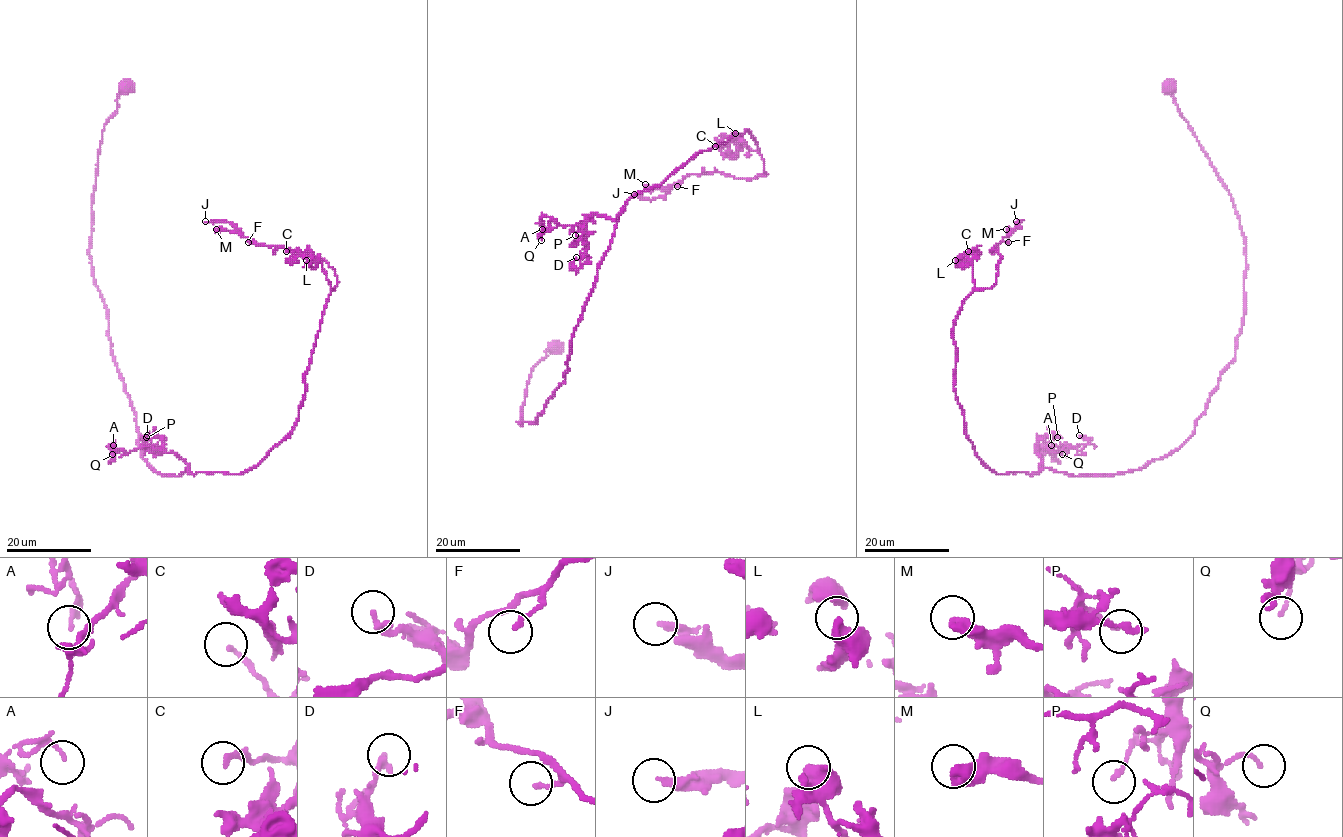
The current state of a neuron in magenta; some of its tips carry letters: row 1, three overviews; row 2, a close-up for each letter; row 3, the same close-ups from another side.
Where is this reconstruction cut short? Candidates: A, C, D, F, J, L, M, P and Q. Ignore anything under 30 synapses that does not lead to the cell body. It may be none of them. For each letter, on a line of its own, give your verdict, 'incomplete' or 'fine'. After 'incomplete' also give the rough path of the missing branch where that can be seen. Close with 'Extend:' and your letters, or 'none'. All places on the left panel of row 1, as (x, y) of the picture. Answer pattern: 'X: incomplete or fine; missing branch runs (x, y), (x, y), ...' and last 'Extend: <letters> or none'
A: fine
C: fine
D: fine
F: fine
J: fine
L: fine
M: fine
P: fine
Q: fine
Extend: none

